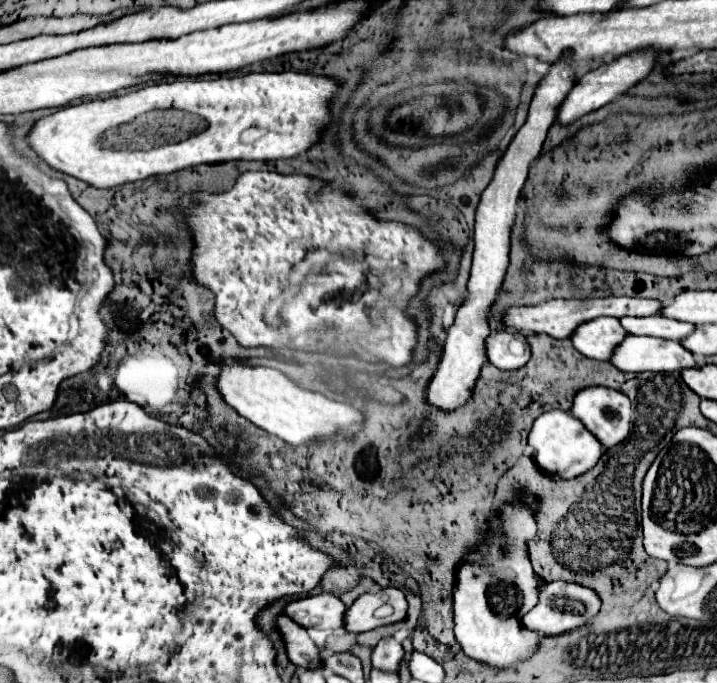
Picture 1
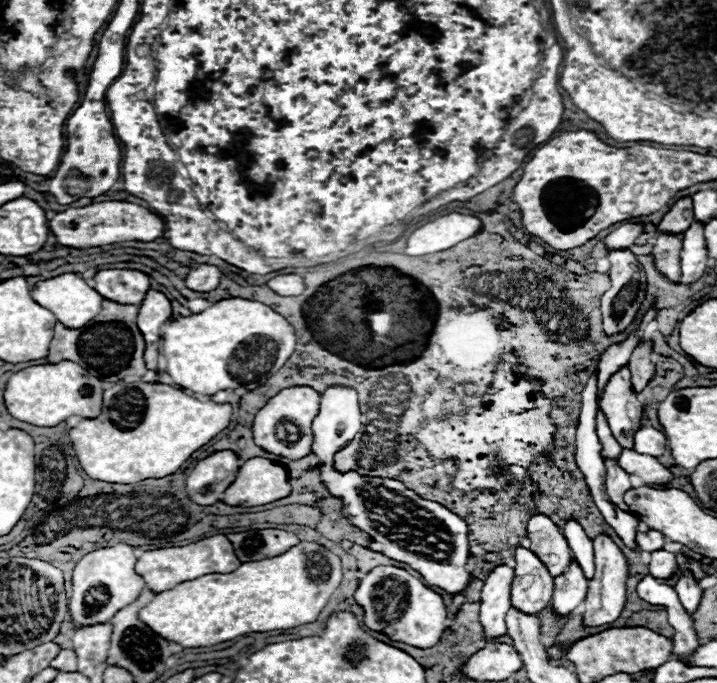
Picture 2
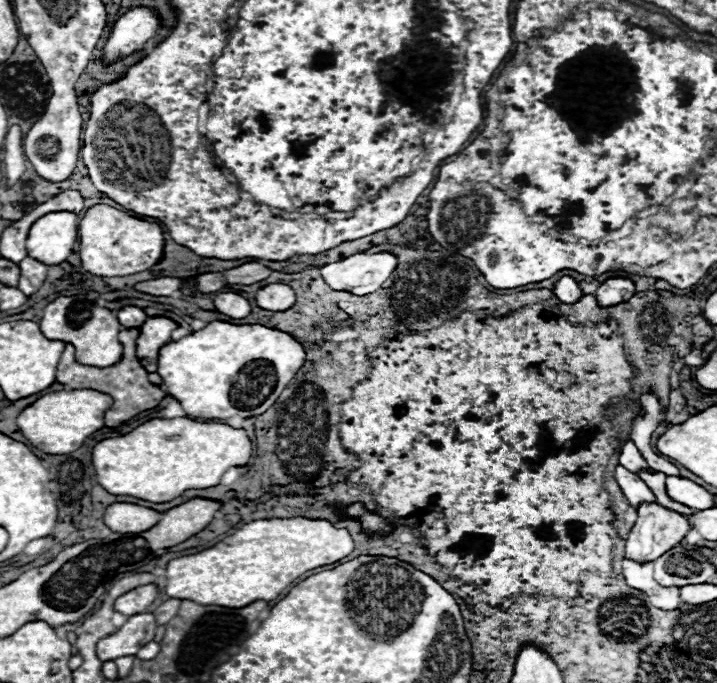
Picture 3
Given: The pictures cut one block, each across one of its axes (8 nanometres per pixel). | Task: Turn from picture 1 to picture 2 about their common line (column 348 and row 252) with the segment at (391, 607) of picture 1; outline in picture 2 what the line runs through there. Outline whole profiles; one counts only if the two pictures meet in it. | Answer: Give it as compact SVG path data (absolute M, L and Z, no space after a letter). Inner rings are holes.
M608 250L608 260L610 260L608 276L612 280L612 288L600 300L602 324L606 334L620 334L626 332L626 328L636 320L636 314L642 306L646 292L646 274L630 250Z

